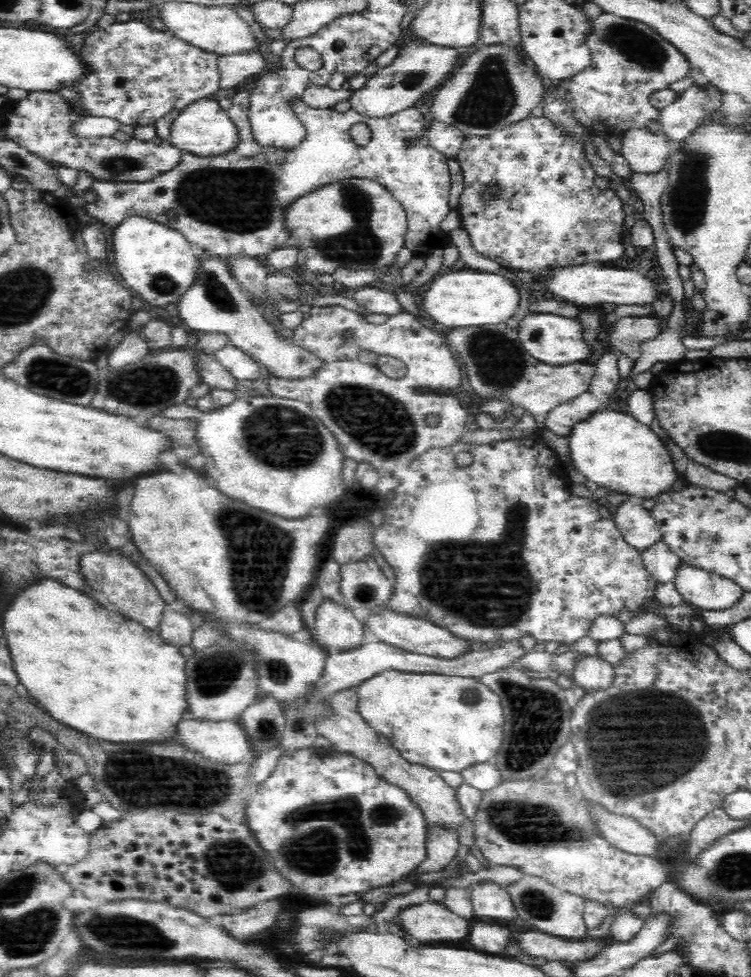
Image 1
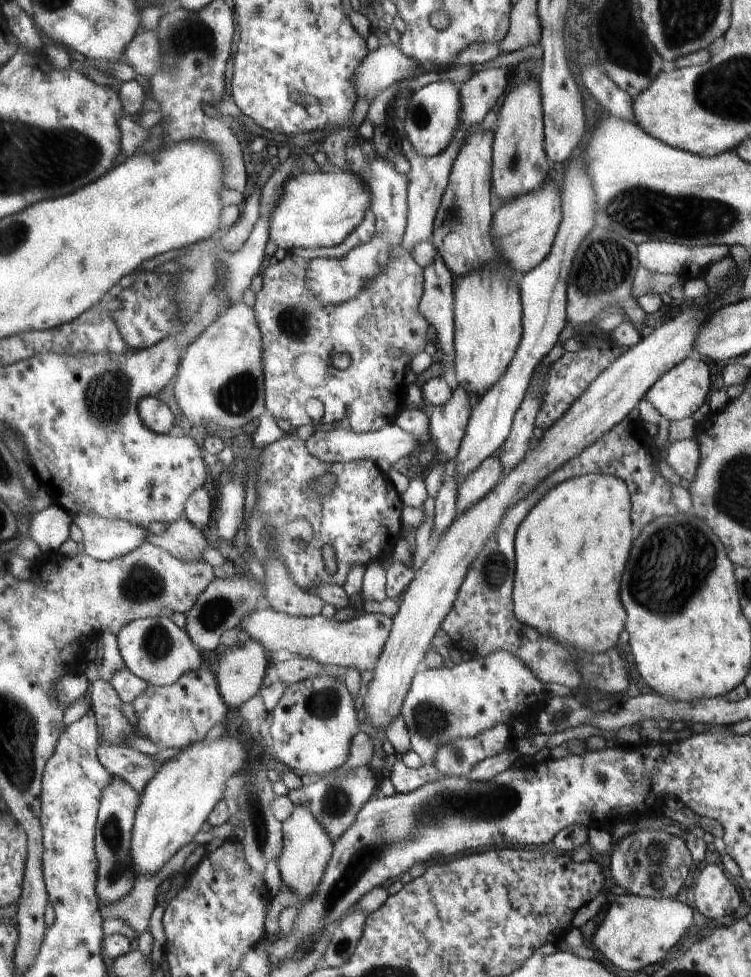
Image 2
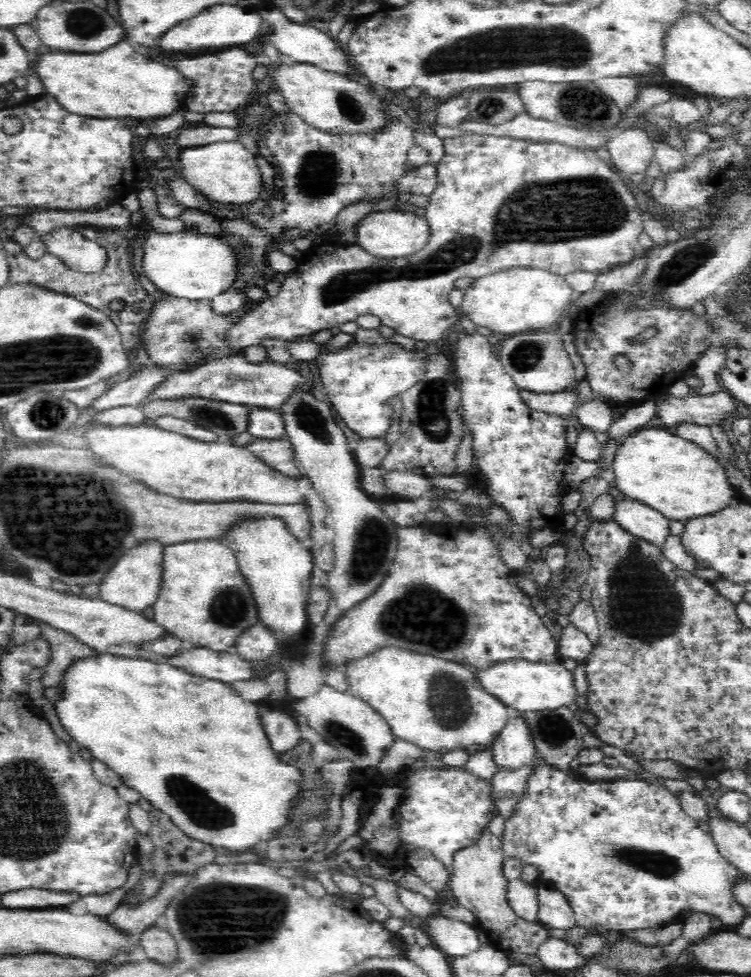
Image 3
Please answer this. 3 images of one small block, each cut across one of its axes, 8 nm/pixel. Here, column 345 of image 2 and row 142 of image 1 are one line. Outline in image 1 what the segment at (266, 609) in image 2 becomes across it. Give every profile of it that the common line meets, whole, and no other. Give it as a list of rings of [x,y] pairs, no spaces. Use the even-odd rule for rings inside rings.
[[[630,129],[620,137],[620,153],[634,173],[655,173],[665,168],[671,147],[663,132]]]

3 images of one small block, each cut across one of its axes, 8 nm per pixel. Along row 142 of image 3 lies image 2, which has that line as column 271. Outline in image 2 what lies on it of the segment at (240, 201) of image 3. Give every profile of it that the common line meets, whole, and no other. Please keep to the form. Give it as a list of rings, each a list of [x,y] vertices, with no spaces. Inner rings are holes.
[[[327,168],[323,173],[292,175],[283,182],[279,203],[270,213],[269,240],[286,251],[336,246],[364,220],[369,206],[369,193],[350,171]]]

